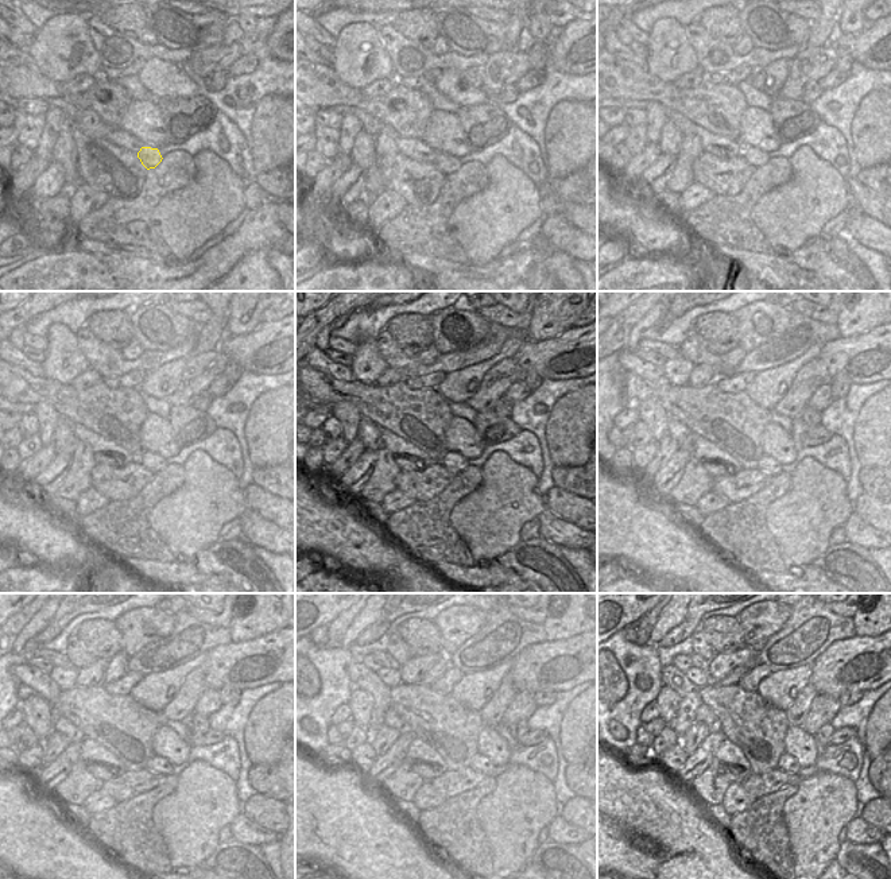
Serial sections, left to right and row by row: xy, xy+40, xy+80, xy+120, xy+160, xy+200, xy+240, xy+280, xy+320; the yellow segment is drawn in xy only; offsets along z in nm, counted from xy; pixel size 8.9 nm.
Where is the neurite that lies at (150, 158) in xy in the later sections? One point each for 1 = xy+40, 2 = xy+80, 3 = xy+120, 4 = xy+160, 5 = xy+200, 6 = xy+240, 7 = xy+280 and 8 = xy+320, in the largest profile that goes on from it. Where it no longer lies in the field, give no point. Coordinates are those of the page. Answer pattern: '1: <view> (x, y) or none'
1: xy+40 (452, 158)
2: xy+80 (754, 157)
3: xy+120 (154, 463)
4: xy+160 (453, 461)
5: xy+200 (767, 465)
6: xy+240 (173, 770)
7: xy+280 (487, 765)
8: xy+320 (787, 763)

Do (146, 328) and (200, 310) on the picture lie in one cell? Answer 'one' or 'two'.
two

